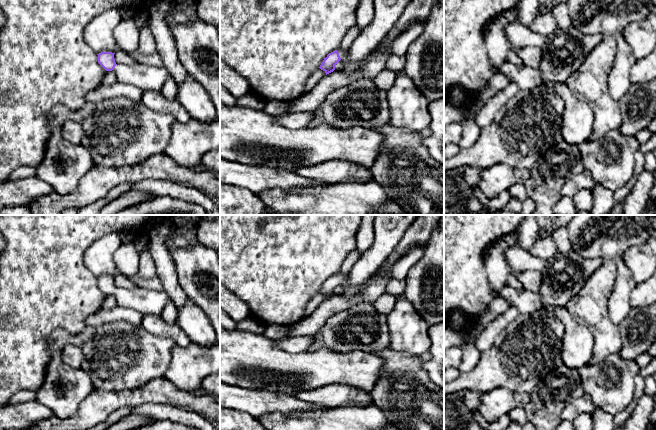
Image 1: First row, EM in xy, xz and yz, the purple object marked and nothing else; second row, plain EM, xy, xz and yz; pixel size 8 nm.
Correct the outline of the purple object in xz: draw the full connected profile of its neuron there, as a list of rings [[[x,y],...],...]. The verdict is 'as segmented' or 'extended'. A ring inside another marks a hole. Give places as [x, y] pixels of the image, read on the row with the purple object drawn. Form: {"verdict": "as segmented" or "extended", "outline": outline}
{"verdict": "extended", "outline": [[[377,48],[365,58],[357,61],[351,61],[348,59],[348,50],[335,50],[329,53],[326,58],[324,58],[319,68],[327,75],[335,70],[335,65],[341,60],[345,63],[345,66],[342,70],[350,74],[361,69],[364,63],[368,60],[368,57],[372,56],[376,50]]]}

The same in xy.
{"verdict": "extended", "outline": [[[101,52],[98,55],[98,63],[106,71],[114,71],[117,82],[128,84],[142,91],[161,91],[169,71],[165,67],[147,66],[137,64],[133,66],[117,64],[112,52]]]}

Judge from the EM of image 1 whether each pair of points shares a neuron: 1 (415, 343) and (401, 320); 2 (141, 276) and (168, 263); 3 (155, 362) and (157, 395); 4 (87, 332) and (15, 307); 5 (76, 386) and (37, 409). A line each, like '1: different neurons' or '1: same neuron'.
1: same neuron
2: different neurons
3: different neurons
4: different neurons
5: different neurons

